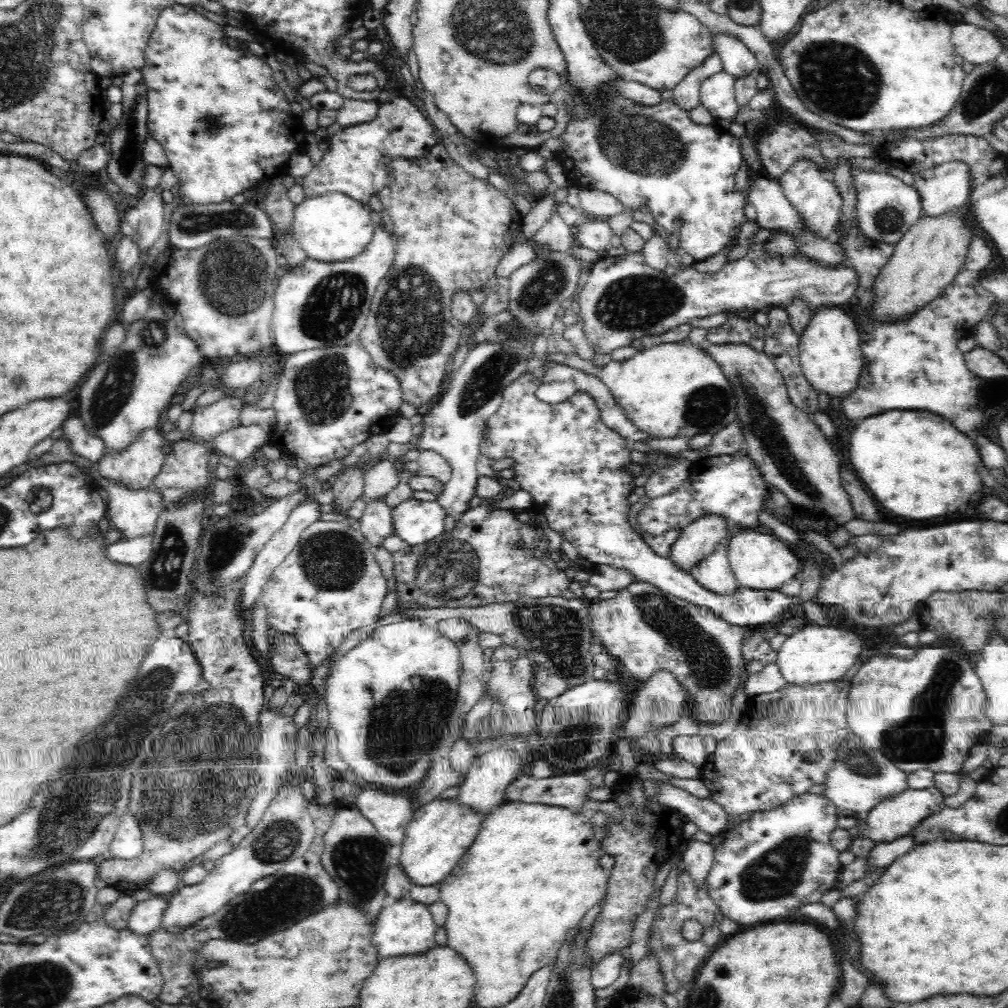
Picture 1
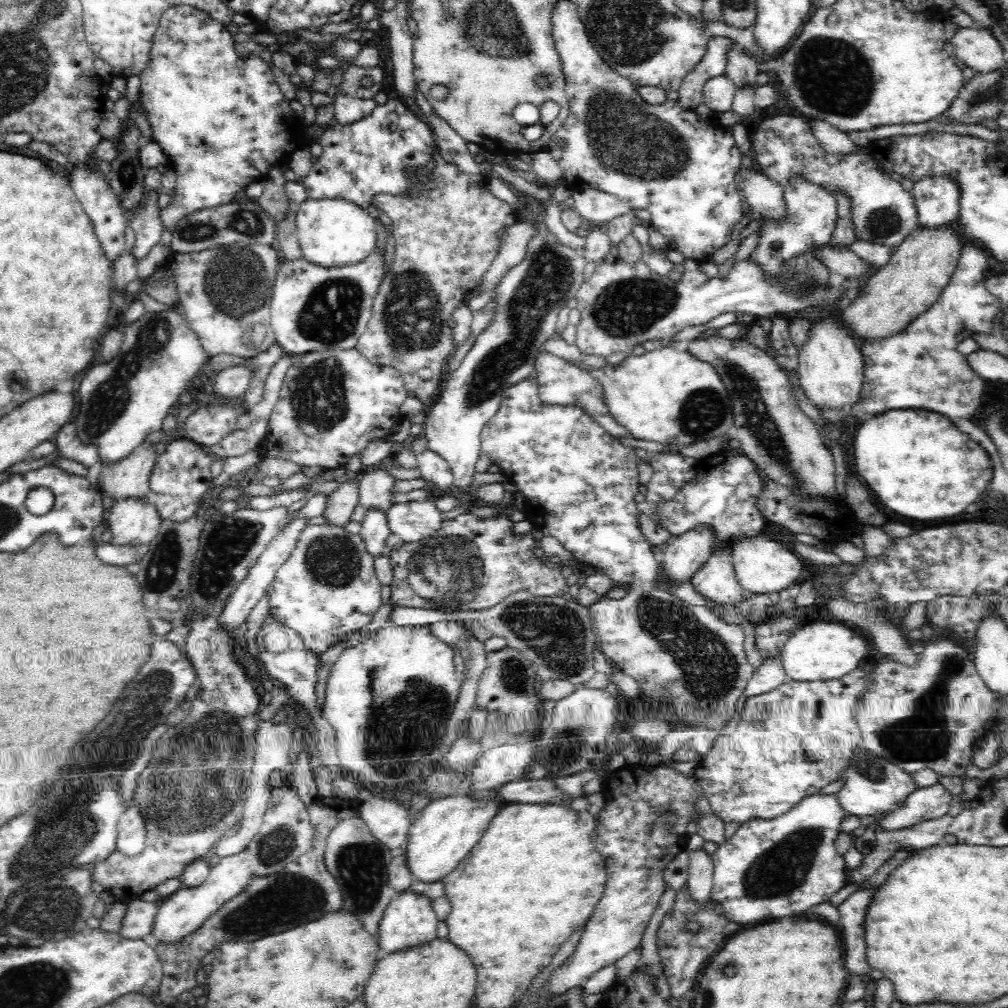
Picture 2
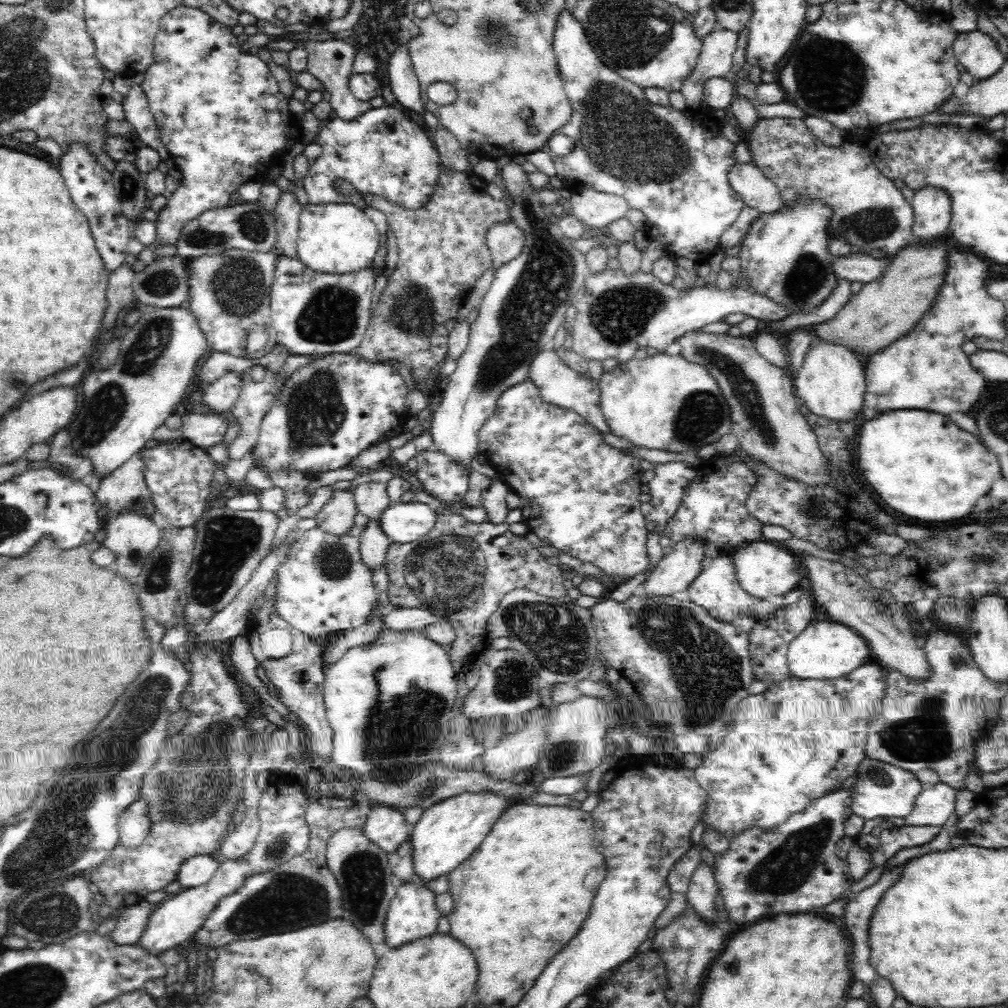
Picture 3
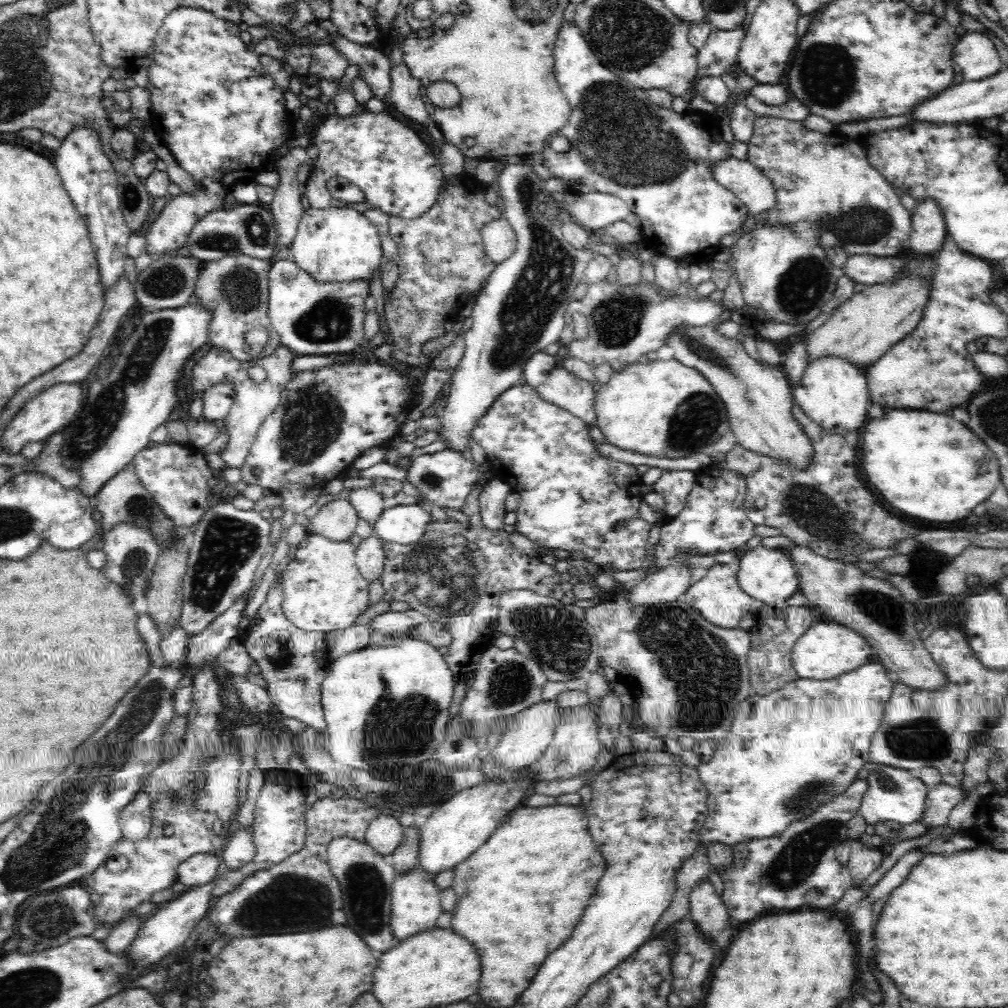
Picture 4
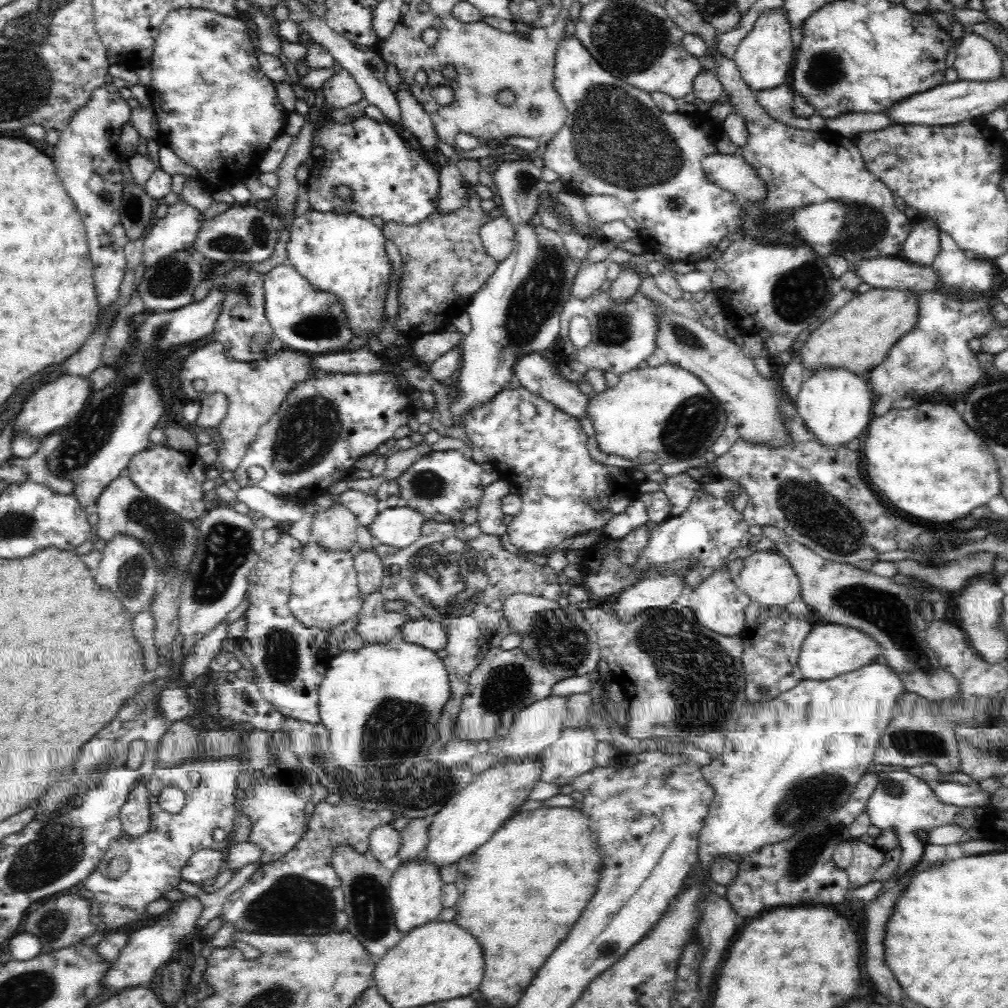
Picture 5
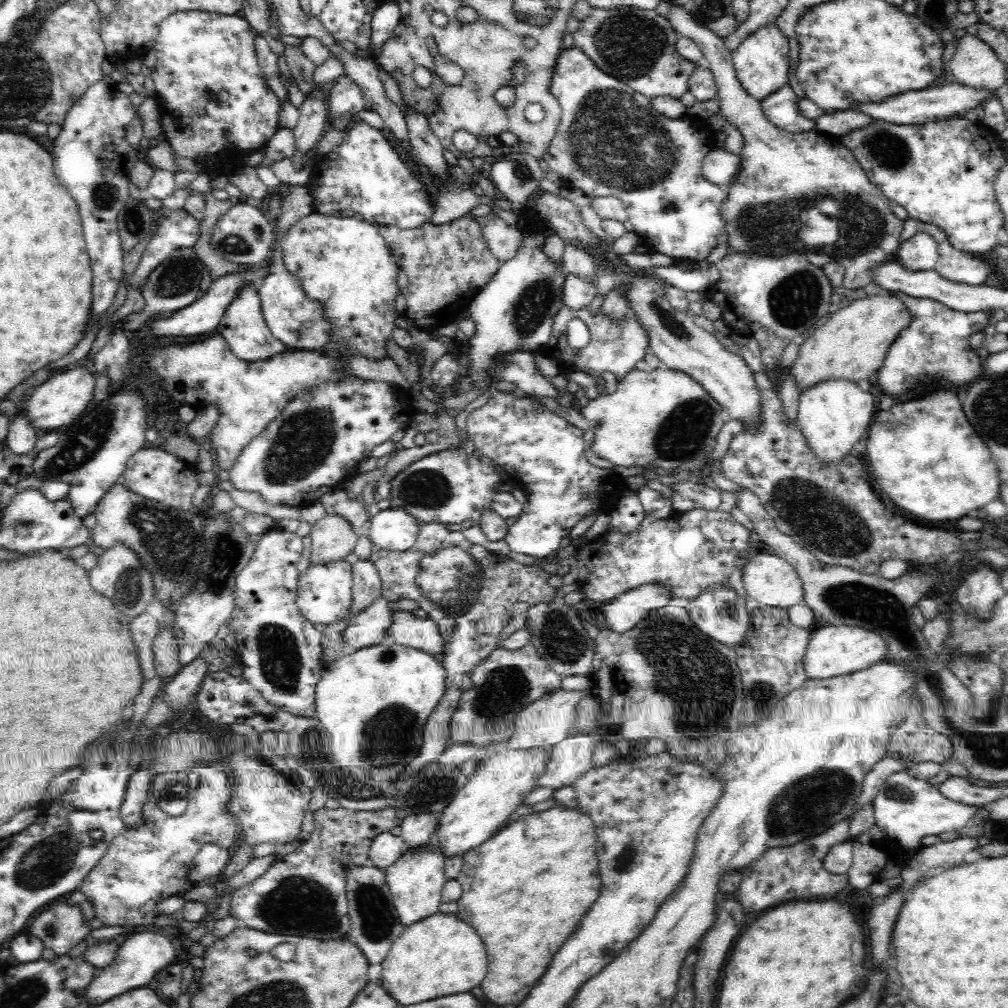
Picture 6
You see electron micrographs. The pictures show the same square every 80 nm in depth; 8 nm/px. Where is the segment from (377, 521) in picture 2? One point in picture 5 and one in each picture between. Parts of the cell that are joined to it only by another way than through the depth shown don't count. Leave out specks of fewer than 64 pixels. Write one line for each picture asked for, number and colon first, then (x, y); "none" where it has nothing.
3: (373, 544)
4: (369, 557)
5: (369, 569)

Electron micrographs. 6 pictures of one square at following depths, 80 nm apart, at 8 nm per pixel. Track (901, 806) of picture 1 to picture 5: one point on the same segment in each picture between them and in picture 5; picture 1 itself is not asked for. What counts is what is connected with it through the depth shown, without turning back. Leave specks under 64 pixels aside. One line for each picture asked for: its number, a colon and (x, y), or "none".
2: (929, 803)
3: (933, 806)
4: (941, 800)
5: (962, 795)

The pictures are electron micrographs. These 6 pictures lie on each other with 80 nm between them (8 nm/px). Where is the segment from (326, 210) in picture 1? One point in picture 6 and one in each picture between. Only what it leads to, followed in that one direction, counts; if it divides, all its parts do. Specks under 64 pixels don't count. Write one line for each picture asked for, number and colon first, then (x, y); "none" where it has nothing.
2: (332, 233)
3: (339, 239)
4: (333, 245)
5: (344, 254)
6: (342, 262)

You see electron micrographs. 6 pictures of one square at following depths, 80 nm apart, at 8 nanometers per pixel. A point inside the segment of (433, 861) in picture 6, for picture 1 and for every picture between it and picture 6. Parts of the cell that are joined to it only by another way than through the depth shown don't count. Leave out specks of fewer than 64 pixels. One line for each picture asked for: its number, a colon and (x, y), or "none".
1: (405, 926)
2: (409, 920)
3: (412, 913)
4: (415, 899)
5: (415, 887)

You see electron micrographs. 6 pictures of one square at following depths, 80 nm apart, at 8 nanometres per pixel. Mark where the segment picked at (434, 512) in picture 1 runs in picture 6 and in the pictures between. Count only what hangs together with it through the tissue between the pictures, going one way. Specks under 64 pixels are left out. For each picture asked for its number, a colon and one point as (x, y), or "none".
2: (411, 520)
3: (405, 522)
4: (404, 524)
5: (399, 527)
6: (394, 530)

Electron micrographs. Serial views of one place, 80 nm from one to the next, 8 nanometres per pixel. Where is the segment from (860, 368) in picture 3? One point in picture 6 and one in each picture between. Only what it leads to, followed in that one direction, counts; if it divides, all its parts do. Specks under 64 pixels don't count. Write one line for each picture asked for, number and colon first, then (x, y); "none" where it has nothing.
4: (833, 393)
5: (835, 405)
6: (834, 415)

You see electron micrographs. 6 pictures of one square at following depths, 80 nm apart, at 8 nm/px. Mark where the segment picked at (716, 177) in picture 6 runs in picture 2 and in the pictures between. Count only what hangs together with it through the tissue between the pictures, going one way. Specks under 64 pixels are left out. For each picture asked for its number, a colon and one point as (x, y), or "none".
2: (764, 195)
3: (757, 191)
4: (747, 182)
5: (732, 173)

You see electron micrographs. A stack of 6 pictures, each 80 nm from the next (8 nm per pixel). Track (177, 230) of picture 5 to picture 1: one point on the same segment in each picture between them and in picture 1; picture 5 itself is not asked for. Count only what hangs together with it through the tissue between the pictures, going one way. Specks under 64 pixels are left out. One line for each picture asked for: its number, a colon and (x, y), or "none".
1: (225, 126)
2: (223, 122)
3: (218, 110)
4: (219, 112)

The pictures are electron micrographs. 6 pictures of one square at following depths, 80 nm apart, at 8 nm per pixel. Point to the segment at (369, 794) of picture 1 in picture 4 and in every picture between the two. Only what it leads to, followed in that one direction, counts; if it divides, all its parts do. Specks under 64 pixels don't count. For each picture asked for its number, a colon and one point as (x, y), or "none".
2: (387, 820)
3: (385, 826)
4: (384, 833)

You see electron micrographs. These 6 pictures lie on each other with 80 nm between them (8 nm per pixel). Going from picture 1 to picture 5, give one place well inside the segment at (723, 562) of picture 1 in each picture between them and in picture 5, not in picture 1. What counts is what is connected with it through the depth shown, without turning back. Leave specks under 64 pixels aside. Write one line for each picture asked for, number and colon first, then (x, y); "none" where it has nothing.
2: (716, 581)
3: (716, 588)
4: (718, 597)
5: (718, 603)

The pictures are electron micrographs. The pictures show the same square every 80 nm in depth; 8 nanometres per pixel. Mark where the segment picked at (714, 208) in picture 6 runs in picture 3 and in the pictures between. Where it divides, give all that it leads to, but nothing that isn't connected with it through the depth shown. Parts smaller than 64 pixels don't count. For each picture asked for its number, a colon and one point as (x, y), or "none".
3: (664, 162)
4: (657, 161)
5: (615, 141)

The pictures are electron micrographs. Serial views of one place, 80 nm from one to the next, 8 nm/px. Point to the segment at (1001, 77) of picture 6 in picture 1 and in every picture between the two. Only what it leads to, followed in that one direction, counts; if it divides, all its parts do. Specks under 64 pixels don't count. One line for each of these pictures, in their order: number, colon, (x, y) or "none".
1: (977, 45)
2: (978, 48)
3: (976, 51)
4: (976, 55)
5: (975, 59)

